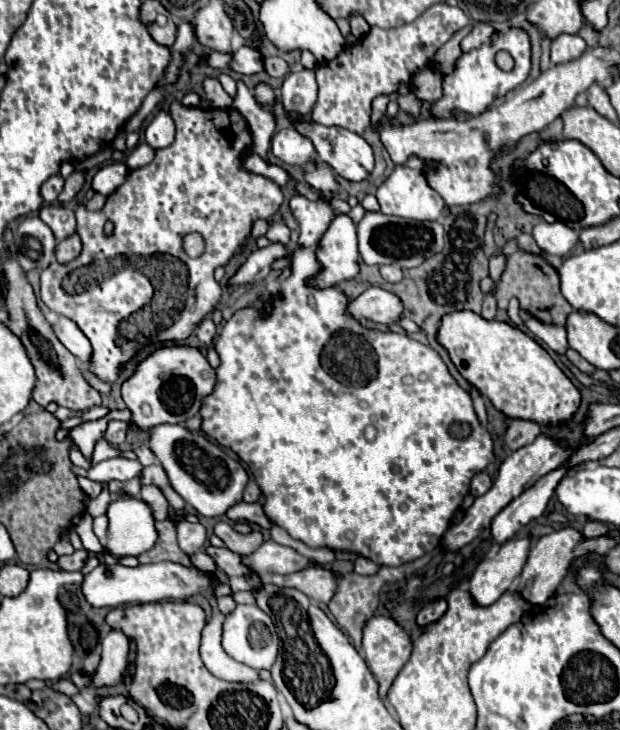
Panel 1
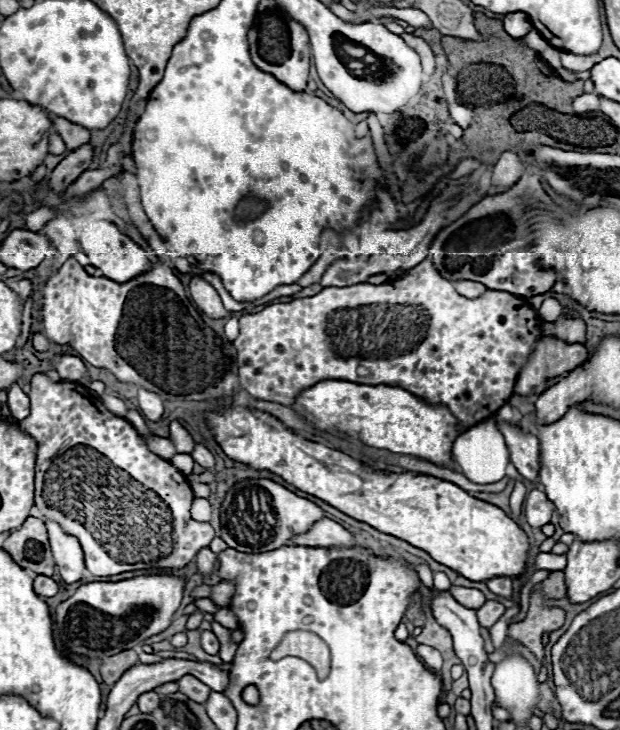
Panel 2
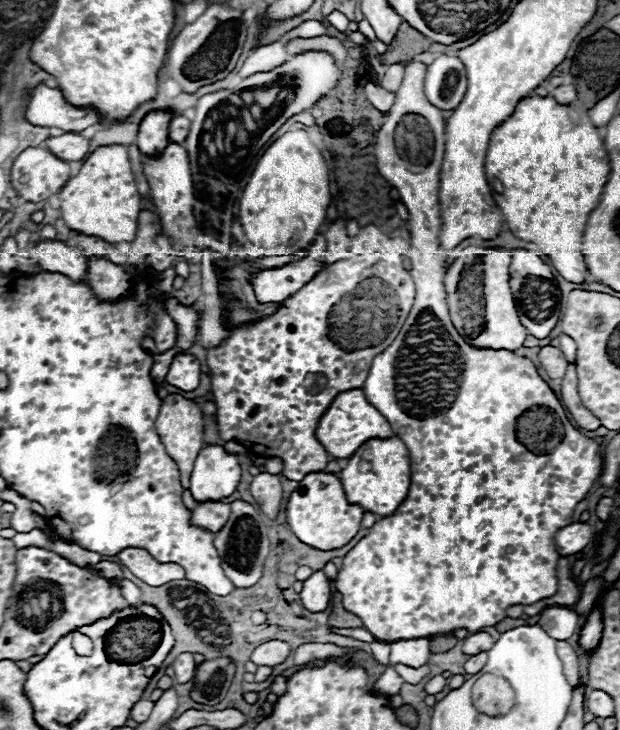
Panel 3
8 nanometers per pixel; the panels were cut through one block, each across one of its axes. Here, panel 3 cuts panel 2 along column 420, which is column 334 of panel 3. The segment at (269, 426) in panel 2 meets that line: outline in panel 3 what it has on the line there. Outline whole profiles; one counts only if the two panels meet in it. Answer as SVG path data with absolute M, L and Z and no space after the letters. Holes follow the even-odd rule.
M312 472L298 482L298 488L292 492L286 504L286 516L290 530L304 544L316 550L334 550L348 544L360 530L364 510L358 504L350 504L344 486L336 474Z

